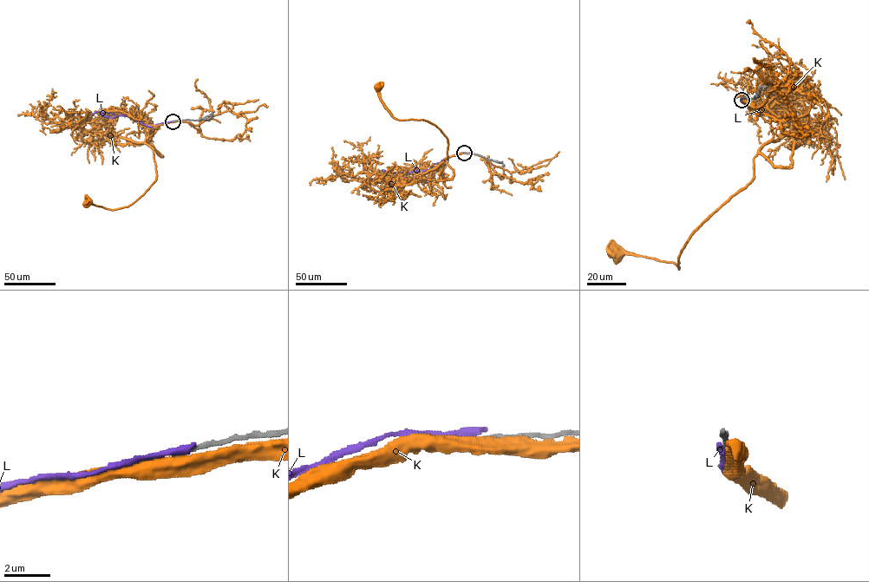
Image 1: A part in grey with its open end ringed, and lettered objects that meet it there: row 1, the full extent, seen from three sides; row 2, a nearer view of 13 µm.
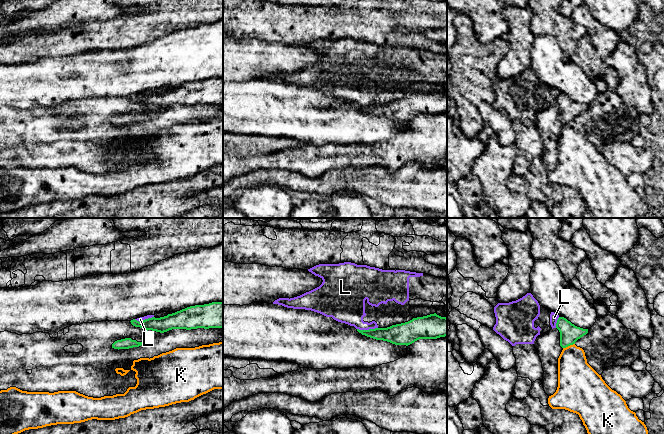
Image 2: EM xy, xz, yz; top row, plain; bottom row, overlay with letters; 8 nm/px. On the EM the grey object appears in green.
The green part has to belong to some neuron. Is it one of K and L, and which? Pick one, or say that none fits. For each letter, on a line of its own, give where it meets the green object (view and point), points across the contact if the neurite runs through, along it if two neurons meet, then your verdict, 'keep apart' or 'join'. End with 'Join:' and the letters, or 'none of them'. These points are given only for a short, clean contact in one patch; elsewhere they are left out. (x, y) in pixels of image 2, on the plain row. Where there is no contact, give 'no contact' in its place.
K: yz (568, 121) | keep apart
L: xz (367, 106) | along xz (377, 103), (357, 105) | keep apart
Join: none of them

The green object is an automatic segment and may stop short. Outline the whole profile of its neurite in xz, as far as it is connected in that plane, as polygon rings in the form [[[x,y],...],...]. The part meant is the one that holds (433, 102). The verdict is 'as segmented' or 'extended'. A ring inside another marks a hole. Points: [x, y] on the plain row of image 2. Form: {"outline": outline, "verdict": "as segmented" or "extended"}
{"outline": [[[436,89],[392,101],[387,104],[359,106],[367,113],[395,121],[410,121],[419,115],[437,115],[447,112],[447,94]]], "verdict": "as segmented"}

